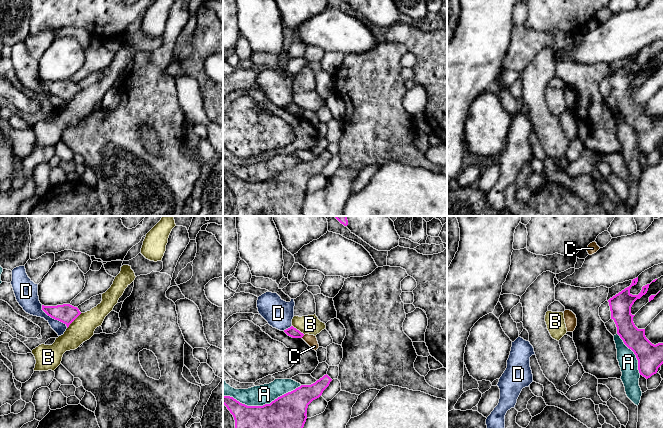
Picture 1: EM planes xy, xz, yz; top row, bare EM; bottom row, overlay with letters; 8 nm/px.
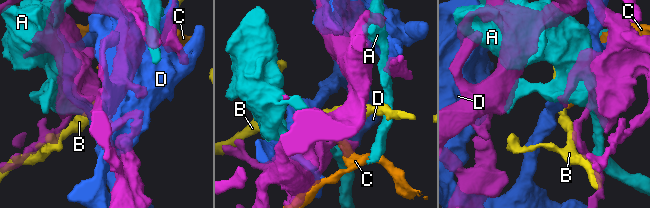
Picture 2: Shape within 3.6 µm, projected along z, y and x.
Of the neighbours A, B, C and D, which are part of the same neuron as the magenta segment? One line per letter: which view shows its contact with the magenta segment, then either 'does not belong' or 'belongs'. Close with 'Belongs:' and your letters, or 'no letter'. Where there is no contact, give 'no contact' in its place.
A: contact in xz; does not belong
B: contact in xy; does not belong
C: contact in xz; does not belong
D: contact in xy; does not belong
Belongs: no letter

